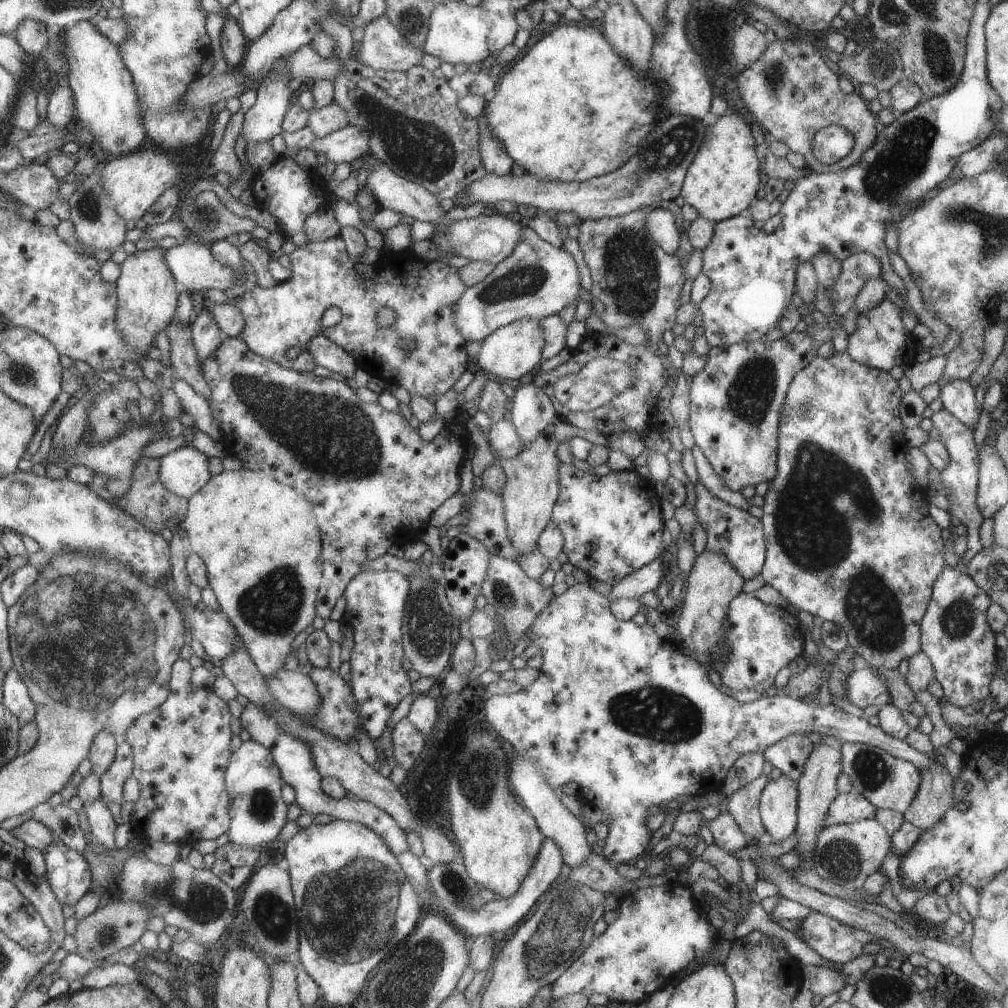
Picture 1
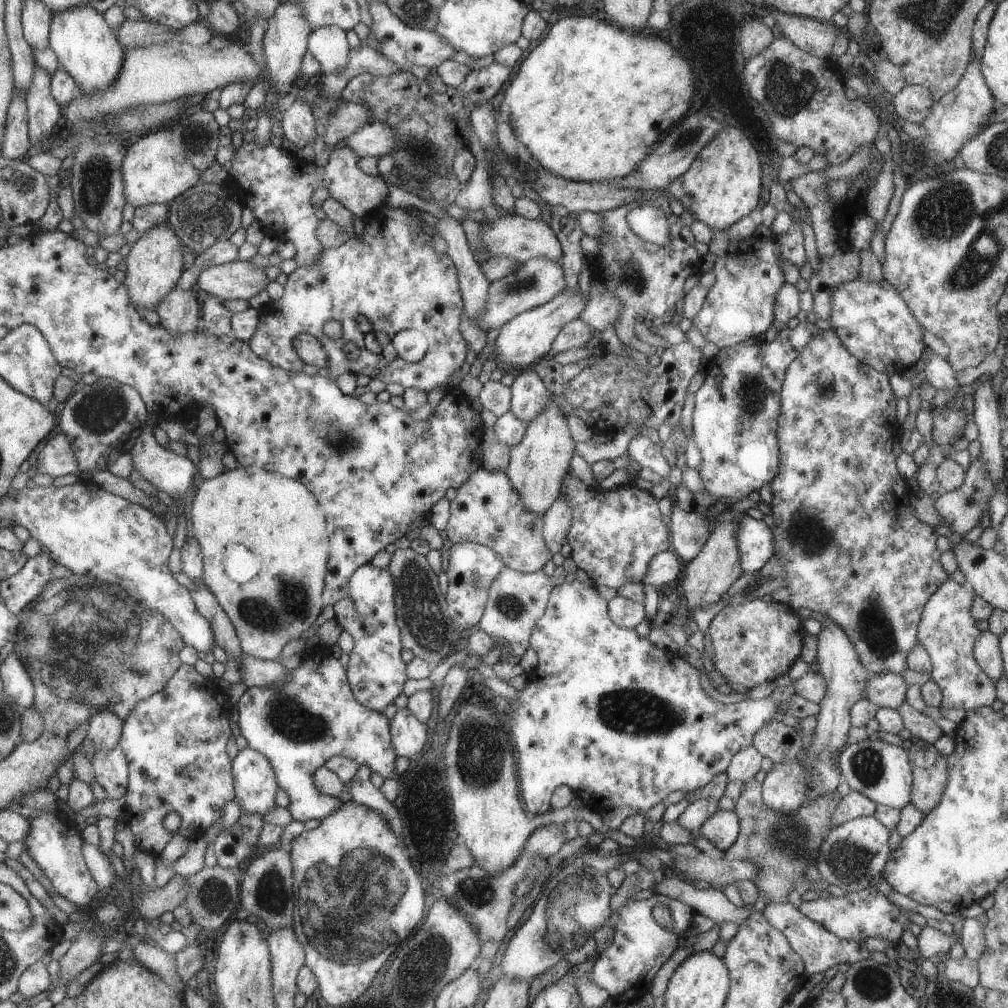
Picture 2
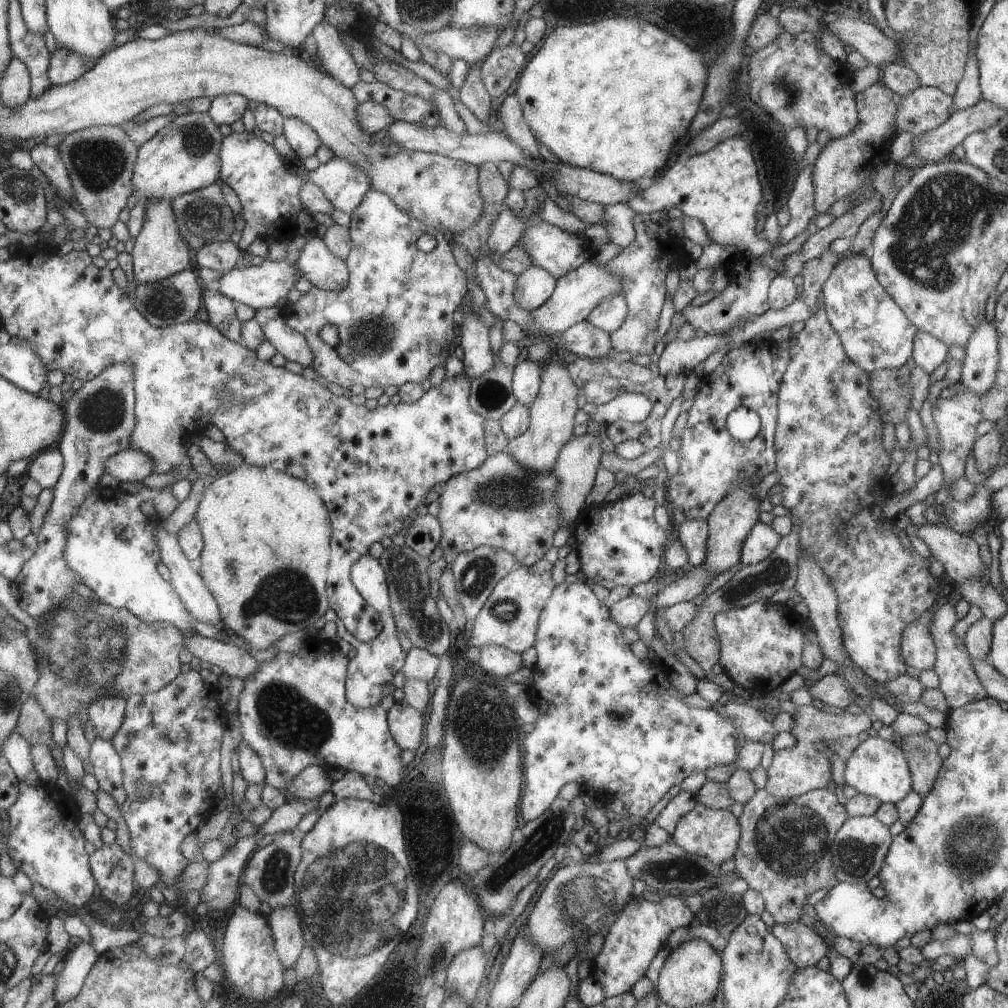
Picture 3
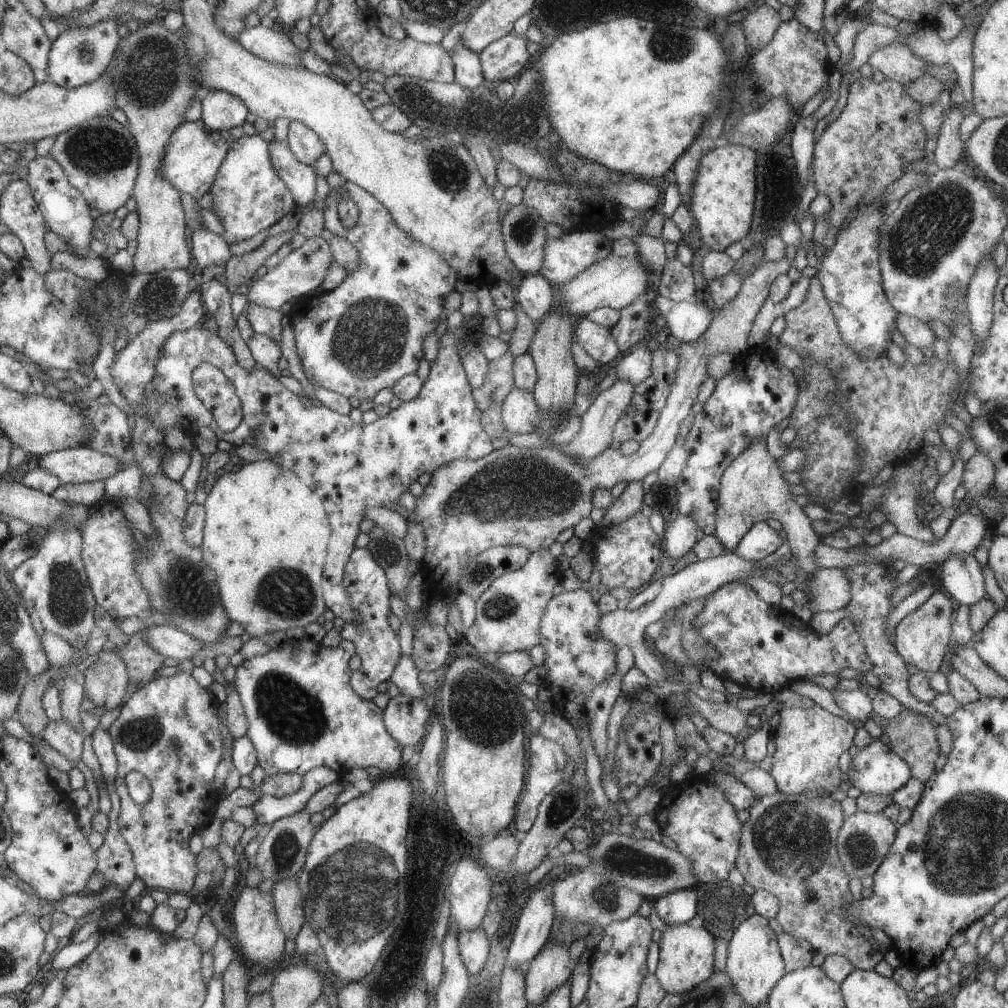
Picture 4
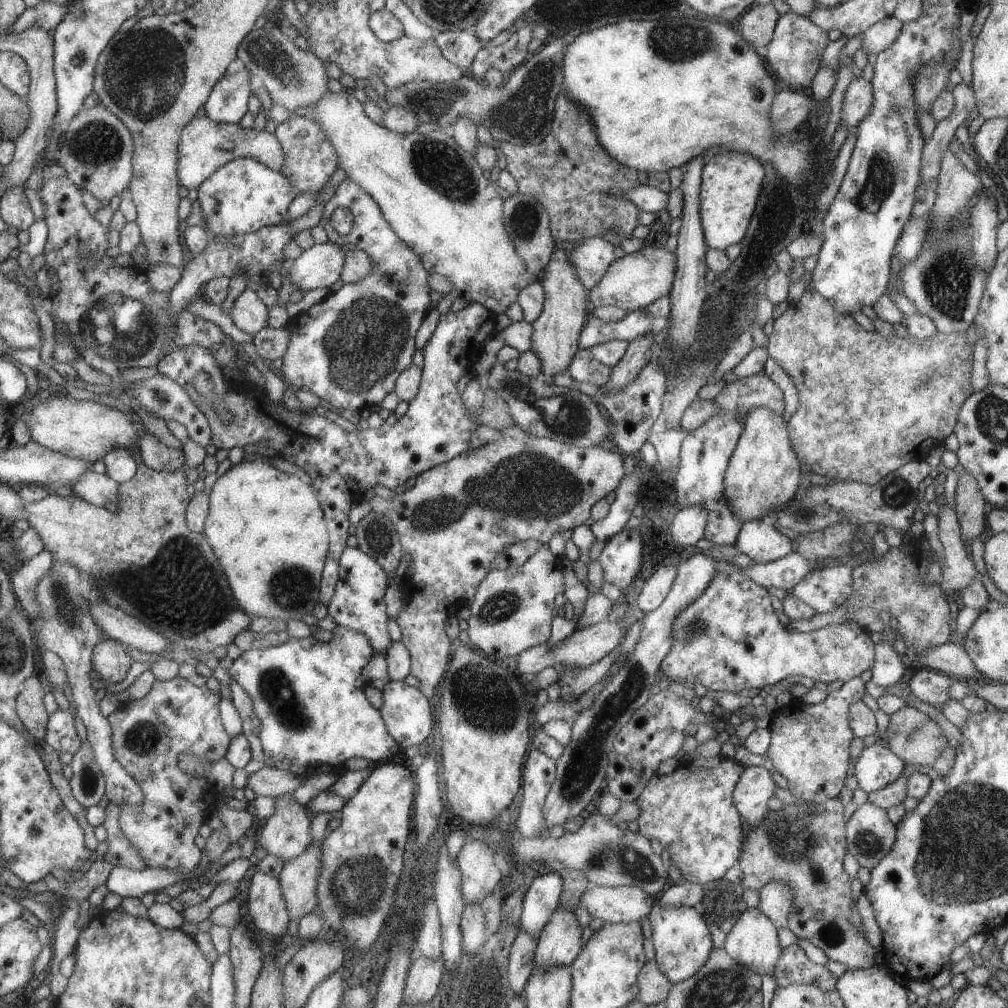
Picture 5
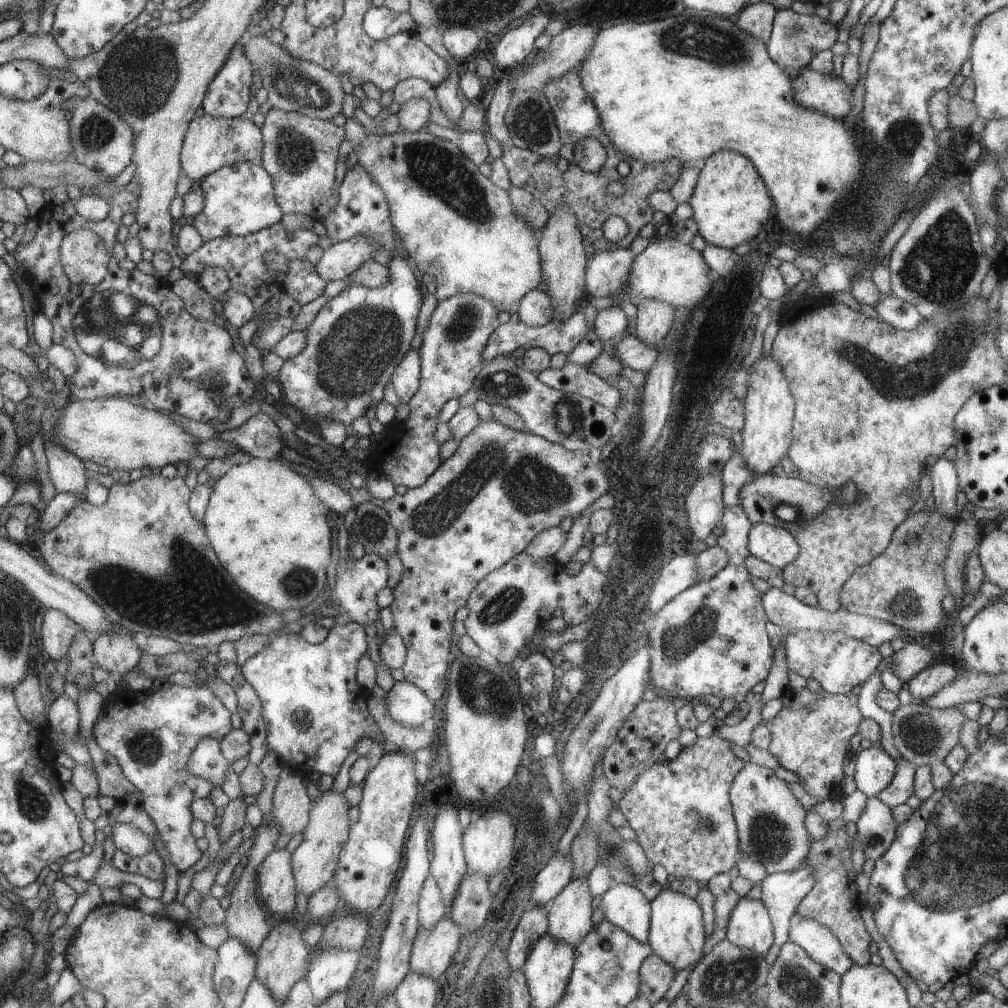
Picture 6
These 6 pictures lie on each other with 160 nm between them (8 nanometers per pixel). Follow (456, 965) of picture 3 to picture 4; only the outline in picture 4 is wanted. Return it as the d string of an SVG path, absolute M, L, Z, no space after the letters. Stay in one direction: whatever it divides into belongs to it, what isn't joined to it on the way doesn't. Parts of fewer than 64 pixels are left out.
M481 927L473 930L460 930L457 935L461 960L471 975L476 975L488 955L488 942Z

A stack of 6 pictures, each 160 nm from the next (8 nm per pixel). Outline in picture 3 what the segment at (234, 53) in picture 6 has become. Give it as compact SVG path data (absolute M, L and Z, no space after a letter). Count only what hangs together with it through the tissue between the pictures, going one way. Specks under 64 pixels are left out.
M229 93L217 95L210 99L210 105L206 113L217 126L221 126L221 124L229 126L235 120L242 118L245 109L251 106L244 96Z

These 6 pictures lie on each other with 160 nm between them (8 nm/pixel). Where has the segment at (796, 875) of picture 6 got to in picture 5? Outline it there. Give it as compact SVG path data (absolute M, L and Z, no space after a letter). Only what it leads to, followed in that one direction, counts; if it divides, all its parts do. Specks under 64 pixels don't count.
M771 881L758 890L758 909L776 926L785 928L794 894L785 881Z

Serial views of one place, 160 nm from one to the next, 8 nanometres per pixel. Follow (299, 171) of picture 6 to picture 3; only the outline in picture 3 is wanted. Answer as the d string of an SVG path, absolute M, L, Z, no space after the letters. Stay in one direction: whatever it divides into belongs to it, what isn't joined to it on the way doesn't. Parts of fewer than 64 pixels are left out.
M285 117L282 122L282 134L298 158L315 155L321 145L315 131L299 119Z

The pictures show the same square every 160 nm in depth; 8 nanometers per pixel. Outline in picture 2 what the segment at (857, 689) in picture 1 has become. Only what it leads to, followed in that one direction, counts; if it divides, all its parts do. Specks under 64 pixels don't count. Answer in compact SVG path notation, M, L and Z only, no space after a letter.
M898 673L872 674L865 682L865 700L877 708L897 709L906 702L907 687Z

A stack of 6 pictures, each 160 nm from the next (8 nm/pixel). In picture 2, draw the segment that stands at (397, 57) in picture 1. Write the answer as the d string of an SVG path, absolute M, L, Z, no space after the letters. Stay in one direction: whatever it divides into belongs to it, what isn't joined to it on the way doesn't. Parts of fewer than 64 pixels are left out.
M383 1L367 3L368 12L372 18L369 30L372 31L380 45L380 49L377 51L383 53L385 58L393 61L394 65L401 70L406 71L411 66L426 66L429 69L435 69L443 60L455 58L457 51L454 48L449 48L445 44L445 40L441 40L441 36L437 36L435 32L419 30L403 24Z

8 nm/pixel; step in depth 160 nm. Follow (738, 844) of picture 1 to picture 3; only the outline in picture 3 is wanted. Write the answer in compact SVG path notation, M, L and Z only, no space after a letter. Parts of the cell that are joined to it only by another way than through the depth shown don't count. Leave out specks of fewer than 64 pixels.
M699 803L676 822L671 842L681 847L685 852L706 858L714 865L721 867L725 860L732 858L738 847L740 826L737 819L728 809L710 809Z

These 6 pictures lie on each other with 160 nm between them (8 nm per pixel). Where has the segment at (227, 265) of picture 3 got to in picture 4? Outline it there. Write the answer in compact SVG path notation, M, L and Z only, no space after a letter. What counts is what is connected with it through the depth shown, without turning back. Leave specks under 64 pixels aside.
M197 227L190 237L190 253L202 273L217 263L225 264L231 256L227 243L221 235L213 233L204 227Z

